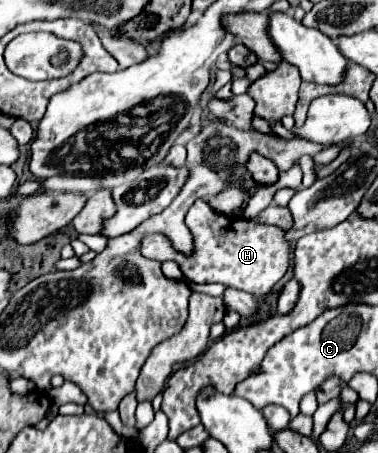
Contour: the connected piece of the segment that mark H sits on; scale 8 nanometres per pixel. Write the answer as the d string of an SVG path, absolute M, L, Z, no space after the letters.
M197 200L187 216L185 224L189 226L195 238L195 254L191 258L181 256L171 248L171 242L163 234L149 234L141 242L141 254L151 260L175 260L183 276L195 284L221 282L225 286L255 294L259 298L267 296L271 288L285 276L293 258L293 244L285 238L285 230L273 224L255 224L249 218L217 214L205 200Z

